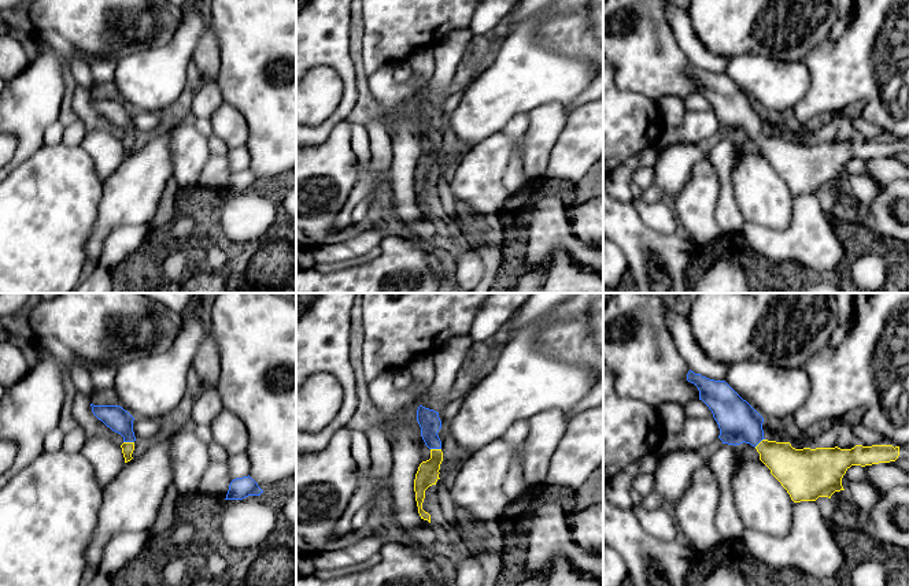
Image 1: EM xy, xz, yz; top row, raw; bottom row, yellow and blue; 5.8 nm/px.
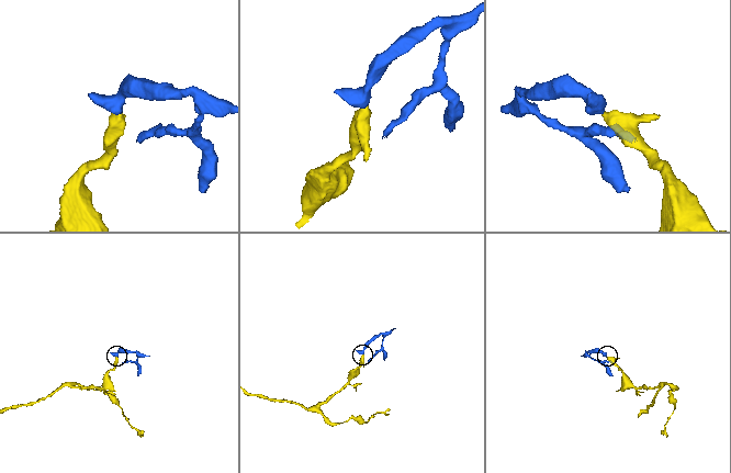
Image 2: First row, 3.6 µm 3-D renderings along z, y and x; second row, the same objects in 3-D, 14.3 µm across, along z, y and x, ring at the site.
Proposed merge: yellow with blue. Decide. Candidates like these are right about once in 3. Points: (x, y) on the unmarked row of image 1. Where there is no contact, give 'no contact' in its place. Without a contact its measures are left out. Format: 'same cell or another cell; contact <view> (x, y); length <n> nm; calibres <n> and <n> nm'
same cell; contact xy (129, 136); length 60 nm; calibres 70 and 140 nm

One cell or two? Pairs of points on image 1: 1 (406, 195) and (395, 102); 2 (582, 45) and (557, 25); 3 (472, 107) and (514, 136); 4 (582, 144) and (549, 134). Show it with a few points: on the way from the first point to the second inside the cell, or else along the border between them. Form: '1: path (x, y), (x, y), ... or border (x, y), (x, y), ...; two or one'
1: path (405, 171), (403, 125); one
2: path (576, 40), (562, 30); one
3: border (527, 111), (516, 114), (501, 129); two
4: border (566, 117), (566, 123), (544, 167); two

